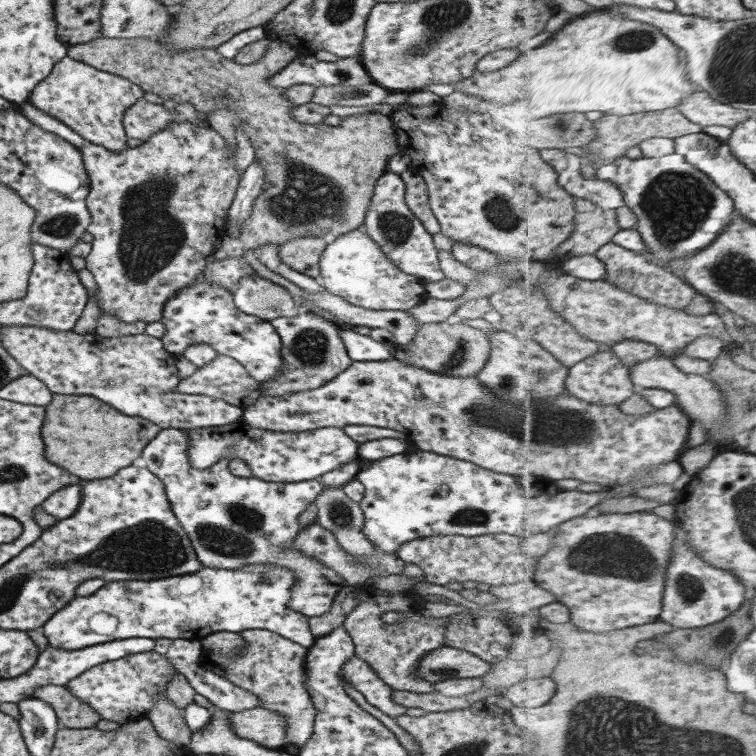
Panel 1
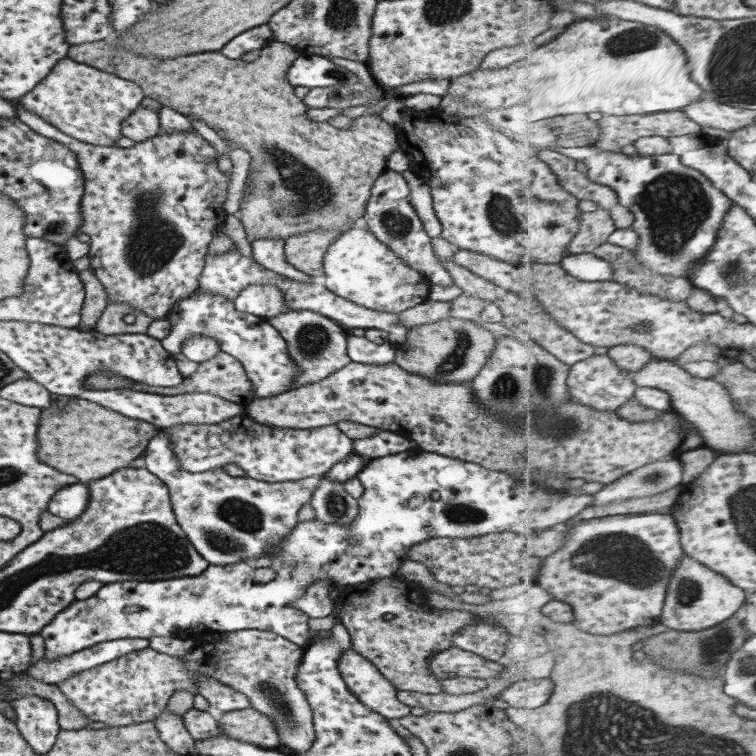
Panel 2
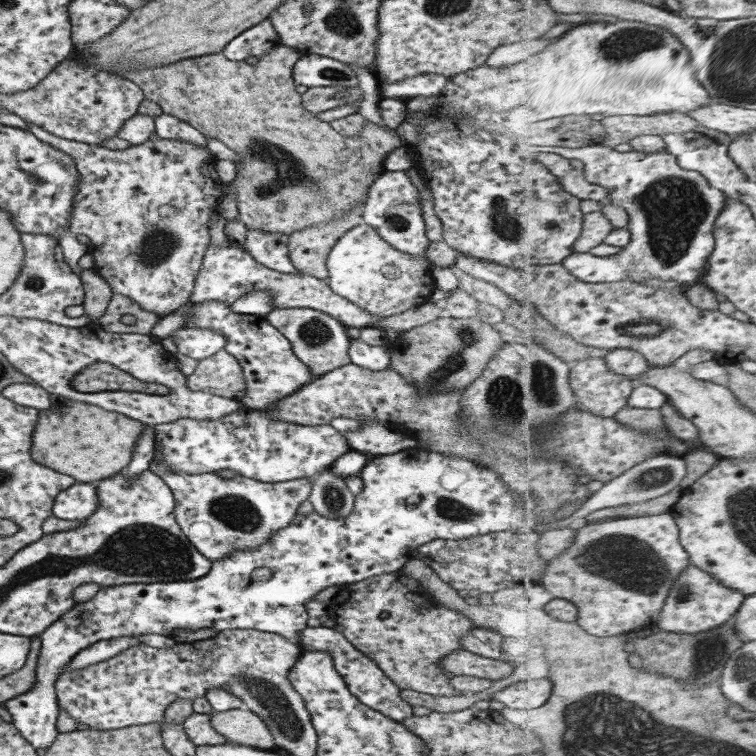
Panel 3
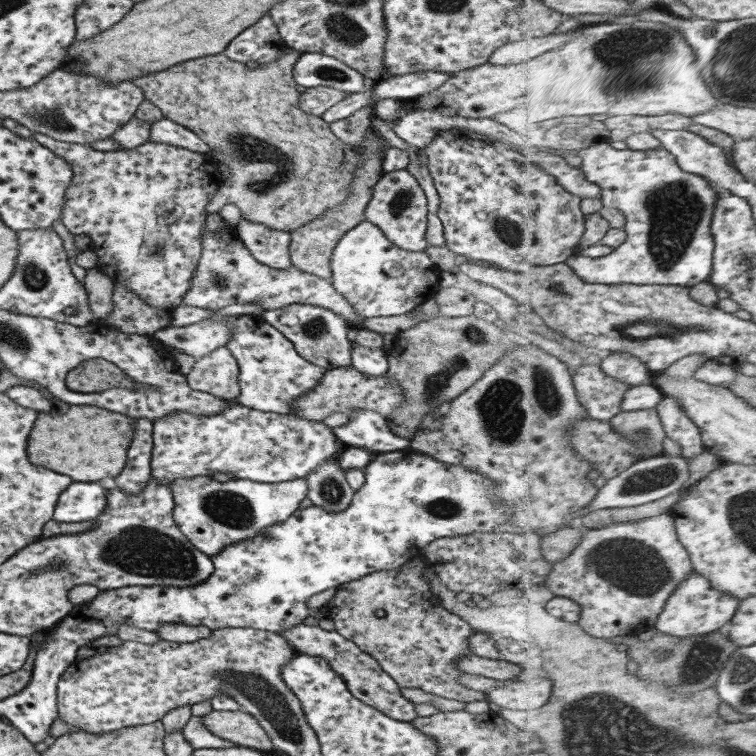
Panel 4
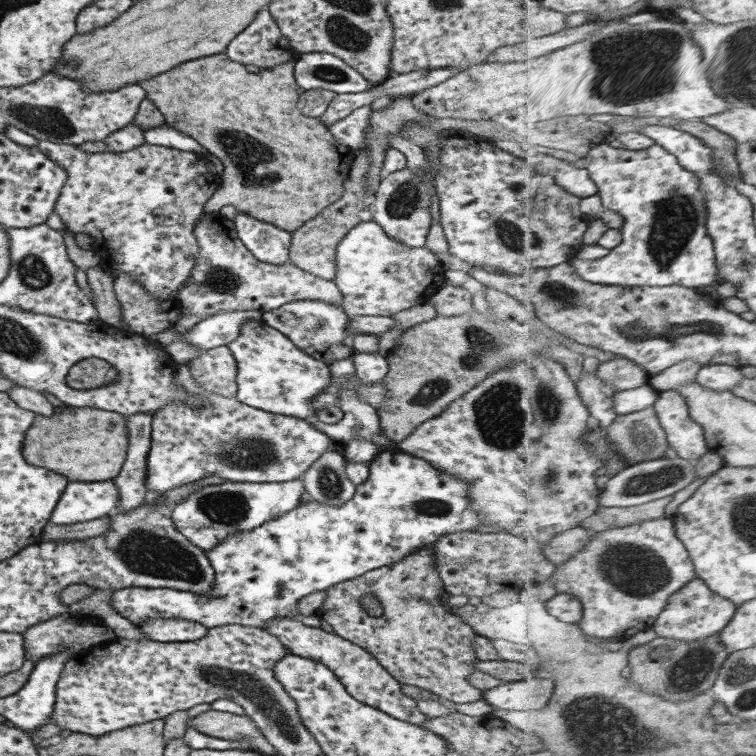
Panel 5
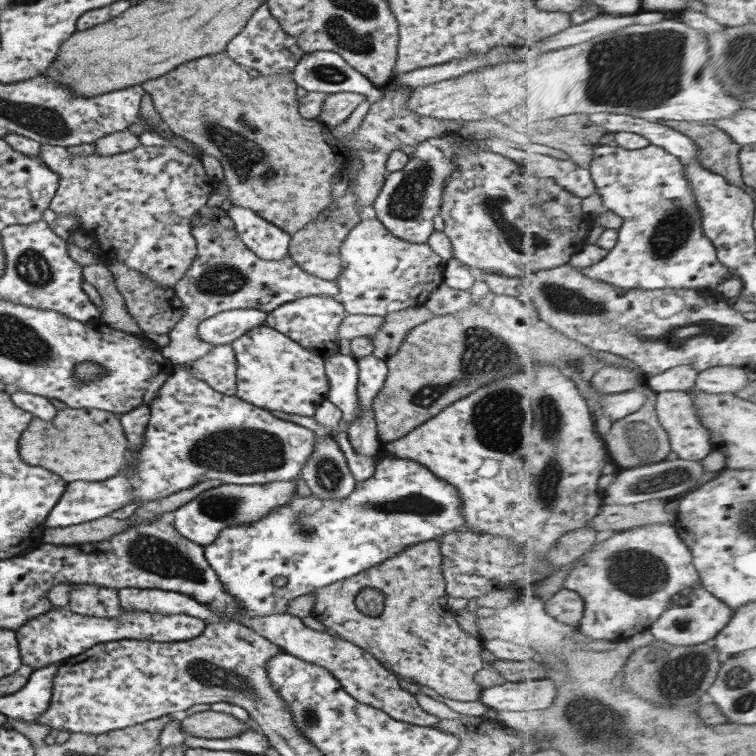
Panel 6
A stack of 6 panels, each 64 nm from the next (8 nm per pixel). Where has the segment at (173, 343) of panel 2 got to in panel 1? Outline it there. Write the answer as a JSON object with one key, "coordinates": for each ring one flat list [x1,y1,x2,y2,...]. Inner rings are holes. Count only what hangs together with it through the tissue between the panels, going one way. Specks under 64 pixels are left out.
{"coordinates":[[203,273,192,286,176,292,176,296,166,300,160,322,166,326,166,334,161,338,163,347,175,355,183,354,192,344,210,343,218,355,240,361,259,384,268,384,284,368,280,351,283,349,283,341,271,322,240,312,233,301,233,295,218,284,208,282]]}

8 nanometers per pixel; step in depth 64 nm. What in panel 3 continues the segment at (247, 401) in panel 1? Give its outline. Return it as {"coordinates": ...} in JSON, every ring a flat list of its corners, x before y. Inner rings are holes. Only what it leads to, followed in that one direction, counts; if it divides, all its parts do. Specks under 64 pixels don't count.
{"coordinates":[[224,349,198,361,186,384,192,391,209,392,216,396,242,400,246,393,244,374,240,363],[98,361,72,377,72,387,78,392,135,391,159,395,170,393,170,388,156,382,142,382,120,370,116,365]]}

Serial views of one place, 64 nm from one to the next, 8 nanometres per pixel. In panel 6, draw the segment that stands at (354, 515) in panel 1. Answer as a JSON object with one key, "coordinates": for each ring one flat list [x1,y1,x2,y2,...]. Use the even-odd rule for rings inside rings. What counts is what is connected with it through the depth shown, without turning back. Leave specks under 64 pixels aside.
{"coordinates":[[328,435,316,439,316,449,308,457,300,477,320,499,344,499,357,483,339,444]]}

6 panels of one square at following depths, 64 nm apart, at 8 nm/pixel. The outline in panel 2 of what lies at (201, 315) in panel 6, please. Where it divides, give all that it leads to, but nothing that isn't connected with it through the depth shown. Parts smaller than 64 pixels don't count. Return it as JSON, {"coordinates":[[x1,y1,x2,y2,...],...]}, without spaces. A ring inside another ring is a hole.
{"coordinates":[[237,251,226,252,226,254,218,254,218,256,206,256,205,266,199,276,198,292,212,292,214,296,226,296,228,300,234,300,239,292,242,292,246,286,250,284,272,284,276,286,282,294,284,300,290,308,297,311,312,311,320,313,322,316,327,316,332,321,335,321,347,330,353,328,370,329,386,332,388,334,387,342,390,344,404,343,408,337,409,327,402,325,399,322,400,313,392,312,378,312,364,308,354,304,352,301,342,298,328,290,322,284,316,284,314,281,302,282,295,281,278,274,274,271,268,270,257,264,252,257,244,257]]}

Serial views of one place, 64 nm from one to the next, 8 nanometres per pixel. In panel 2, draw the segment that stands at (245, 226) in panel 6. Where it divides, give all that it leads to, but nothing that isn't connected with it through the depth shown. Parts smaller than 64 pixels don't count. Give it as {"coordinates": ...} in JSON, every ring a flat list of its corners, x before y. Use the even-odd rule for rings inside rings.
{"coordinates":[[254,239,251,242,253,260,262,267,295,281,312,281,312,277,287,262,284,244,284,239]]}

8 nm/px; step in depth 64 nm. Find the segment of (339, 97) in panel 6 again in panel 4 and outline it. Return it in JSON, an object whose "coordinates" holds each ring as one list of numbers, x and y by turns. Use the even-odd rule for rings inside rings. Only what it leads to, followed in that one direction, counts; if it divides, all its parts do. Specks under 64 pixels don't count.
{"coordinates":[[418,71,412,74,405,74,396,77,386,76,382,80,375,82,372,87,357,93,350,93,332,105,322,118,328,123,348,118,356,110,375,104,382,100,413,101,419,96,431,93,432,90,444,84,452,74,438,71]]}

